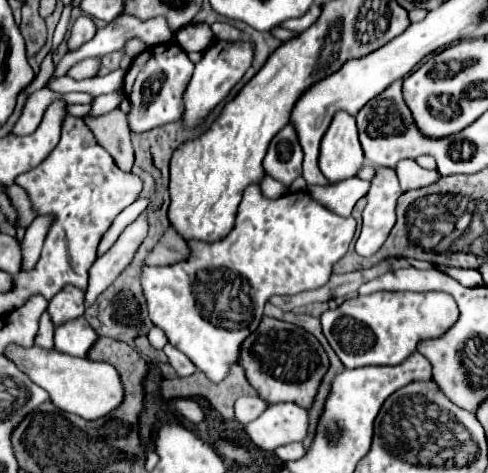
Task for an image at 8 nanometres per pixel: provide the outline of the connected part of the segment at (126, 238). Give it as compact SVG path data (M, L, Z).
M142 212L132 224L128 224L124 228L124 232L114 242L114 246L104 256L100 256L94 262L94 266L90 268L90 284L88 284L88 290L86 290L86 304L88 306L132 262L134 254L138 252L138 248L146 240L146 236L148 236L148 212Z

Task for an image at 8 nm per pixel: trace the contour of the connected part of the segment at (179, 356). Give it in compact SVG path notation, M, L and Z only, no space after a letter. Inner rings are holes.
M166 344L166 346L164 346L164 354L168 356L168 360L170 360L170 364L172 364L172 368L176 370L178 376L190 376L190 374L196 372L196 366L194 366L194 364L190 362L190 358L186 358L186 354L182 354L178 348Z

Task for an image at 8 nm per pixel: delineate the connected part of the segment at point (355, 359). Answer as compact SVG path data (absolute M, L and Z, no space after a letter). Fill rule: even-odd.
M374 292L348 298L342 306L326 310L320 316L322 332L344 368L400 364L416 350L420 340L438 338L456 320L458 306L444 292Z

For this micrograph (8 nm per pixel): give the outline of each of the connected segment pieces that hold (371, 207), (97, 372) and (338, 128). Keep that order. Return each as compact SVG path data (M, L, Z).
M376 166L376 174L370 180L366 194L368 208L364 208L364 226L356 242L360 256L372 256L380 250L396 222L396 202L402 196L402 188L394 168Z
M10 344L6 348L6 358L10 358L34 384L44 388L50 394L50 402L64 412L82 416L84 420L98 420L112 412L124 400L124 390L118 372L114 366L106 362L96 362L90 358L76 358L70 354L62 354L60 350L40 350L40 346L22 348L18 344Z
M340 110L334 114L320 148L320 170L330 184L356 176L362 168L364 152L358 142L358 130L352 114Z

